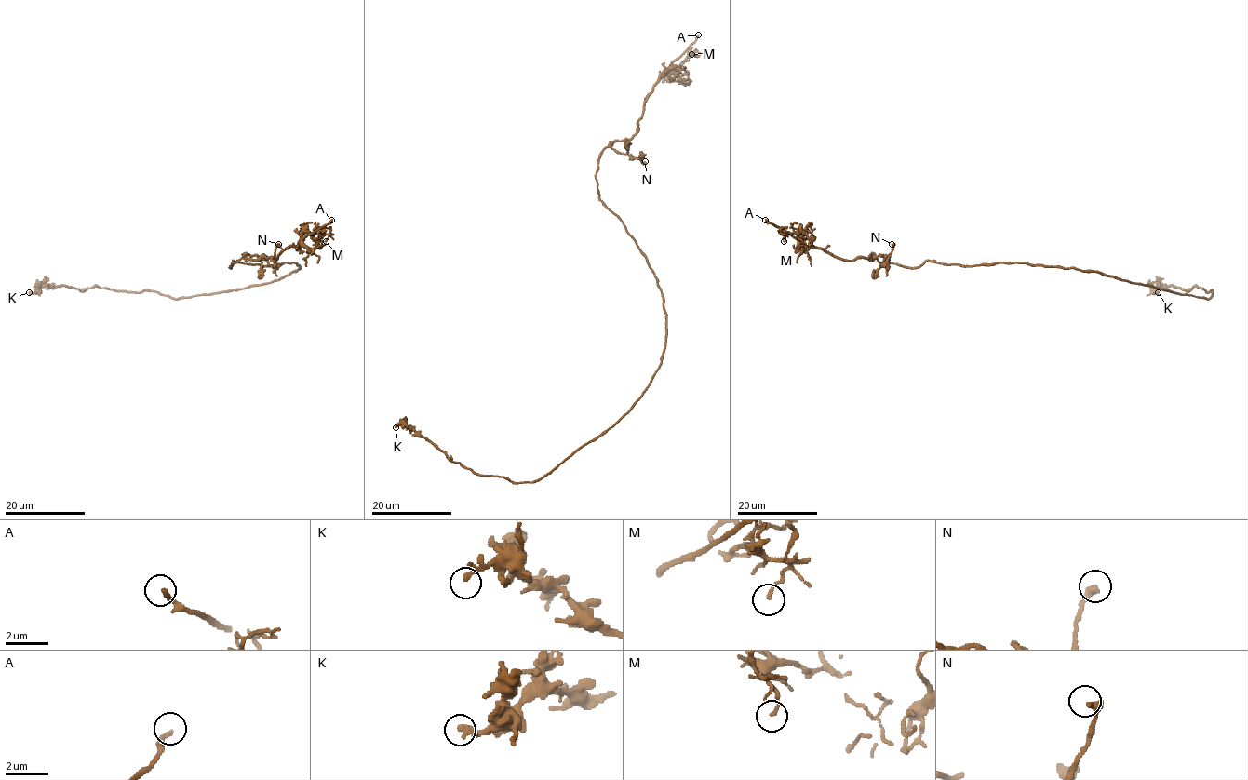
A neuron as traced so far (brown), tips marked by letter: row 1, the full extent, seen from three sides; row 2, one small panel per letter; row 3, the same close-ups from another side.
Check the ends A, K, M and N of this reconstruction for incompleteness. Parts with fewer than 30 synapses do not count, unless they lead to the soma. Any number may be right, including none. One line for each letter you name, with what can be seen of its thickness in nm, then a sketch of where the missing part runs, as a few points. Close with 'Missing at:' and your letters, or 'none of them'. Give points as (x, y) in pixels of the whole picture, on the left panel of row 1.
A: 200 nm thick; missing branch runs (331, 220), (334, 208), (301, 206), (281, 190), (279, 165), (263, 137), (263, 104), (271, 96)
Missing at: A

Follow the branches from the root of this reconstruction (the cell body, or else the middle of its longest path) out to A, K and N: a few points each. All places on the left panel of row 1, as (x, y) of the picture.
A: (300, 267), (294, 262), (261, 265), (234, 261), (229, 266), (242, 258), (263, 255), (275, 261), (331, 220)
K: (300, 267), (271, 283), (176, 299), (153, 290), (132, 292), (95, 286), (81, 290), (42, 286), (29, 292)
N: (300, 267), (294, 262), (261, 265), (234, 261), (229, 267), (248, 254), (258, 254), (274, 266), (278, 244)

